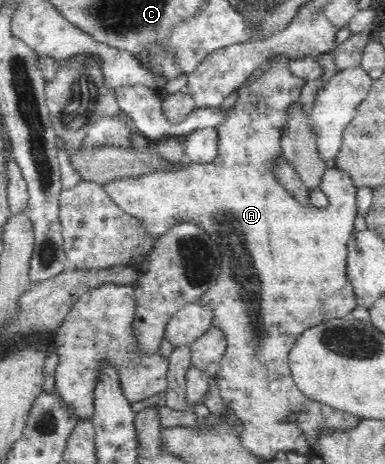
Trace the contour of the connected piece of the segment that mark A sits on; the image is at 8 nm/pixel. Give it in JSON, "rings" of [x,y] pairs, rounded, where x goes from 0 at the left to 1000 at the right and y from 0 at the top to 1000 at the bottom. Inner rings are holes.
{"rings":[[[722,116],[717,123],[706,123],[694,136],[714,134],[706,142],[688,151],[683,159],[668,166],[668,170],[616,192],[618,211],[605,231],[587,239],[590,252],[584,261],[566,269],[566,336],[535,353],[514,353],[499,349],[491,353],[478,351],[447,351],[442,366],[400,366],[395,375],[369,375],[358,384],[312,384],[312,388],[291,388],[281,397],[268,399],[268,407],[281,416],[281,422],[322,455],[340,461],[348,470],[361,474],[361,483],[369,485],[369,494],[379,500],[379,506],[390,515],[416,515],[426,504],[434,504],[452,487],[473,476],[494,476],[514,483],[532,502],[551,513],[571,534],[577,547],[574,563],[574,591],[566,595],[564,606],[545,625],[535,625],[532,634],[514,651],[525,657],[545,664],[553,672],[551,700],[566,705],[587,726],[590,752],[574,778],[571,800],[556,810],[564,821],[569,841],[577,841],[577,849],[644,849],[649,832],[670,841],[670,832],[701,832],[701,823],[712,832],[727,832],[727,836],[743,836],[748,849],[771,853],[769,879],[764,879],[764,903],[774,907],[774,920],[784,925],[790,938],[795,938],[795,950],[800,950],[800,963],[813,966],[813,957],[823,950],[823,944],[839,933],[842,925],[878,925],[904,927],[930,914],[932,901],[917,892],[886,884],[868,884],[860,875],[821,866],[808,858],[795,856],[771,836],[771,830],[761,821],[761,810],[753,800],[753,784],[748,782],[748,763],[753,750],[764,746],[769,728],[805,703],[816,698],[831,698],[836,690],[857,690],[857,685],[886,685],[904,681],[919,664],[930,659],[925,642],[919,640],[919,625],[901,597],[901,565],[904,565],[904,522],[919,500],[919,476],[927,463],[927,409],[917,388],[909,384],[904,371],[894,371],[873,360],[857,360],[842,371],[836,379],[836,392],[831,392],[829,405],[847,418],[852,427],[852,444],[847,448],[816,446],[810,440],[787,444],[779,440],[722,390],[709,377],[709,349],[722,338],[735,336],[735,319],[730,313],[730,293],[738,280],[740,263],[748,259],[748,235],[761,220],[774,218],[779,211],[779,194],[790,190],[795,172],[764,164],[748,147],[751,129],[740,116]]]}

